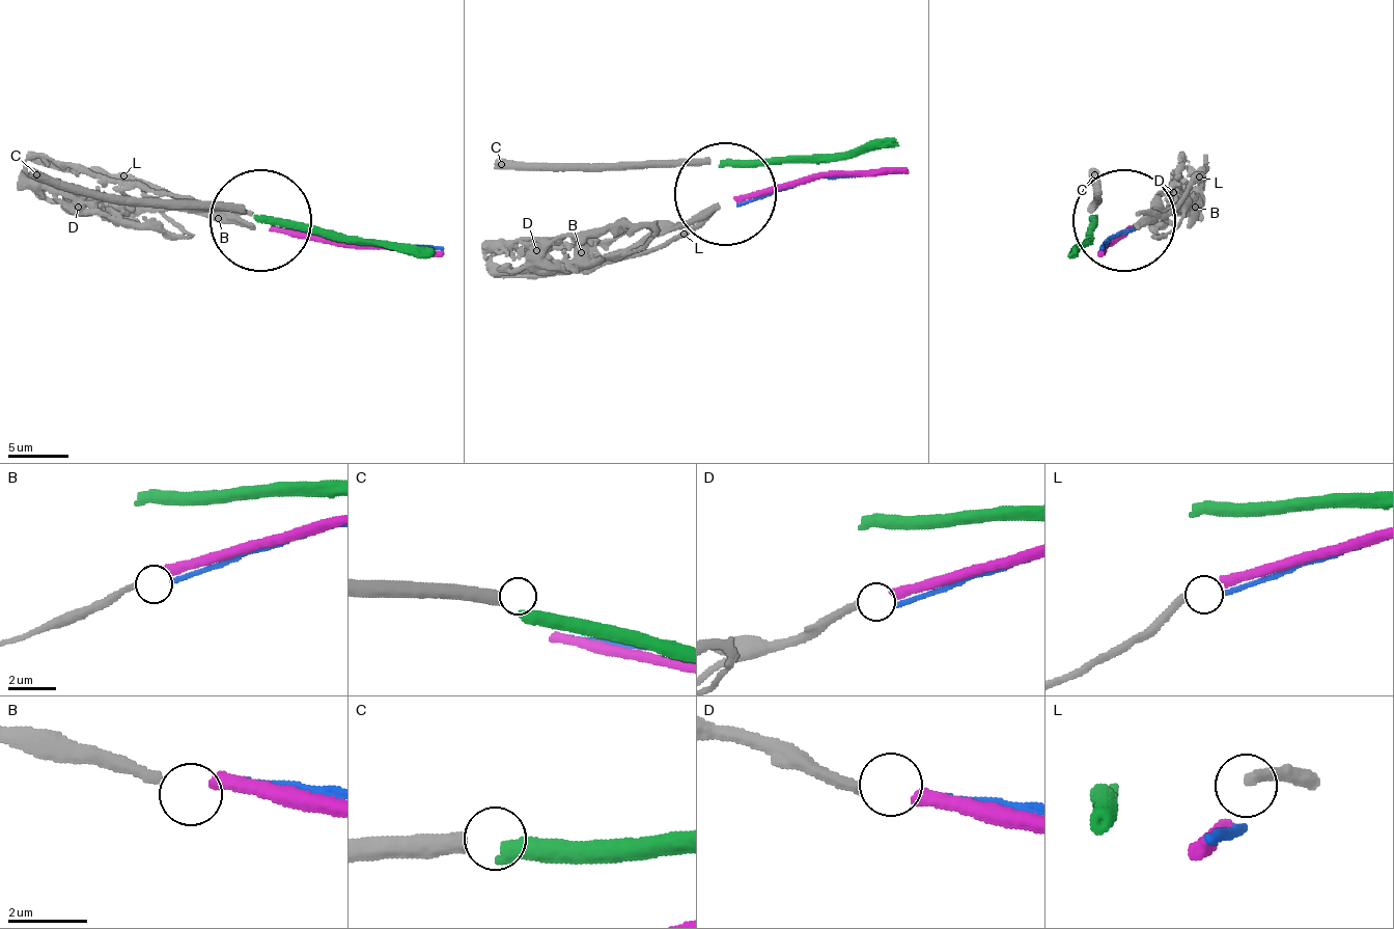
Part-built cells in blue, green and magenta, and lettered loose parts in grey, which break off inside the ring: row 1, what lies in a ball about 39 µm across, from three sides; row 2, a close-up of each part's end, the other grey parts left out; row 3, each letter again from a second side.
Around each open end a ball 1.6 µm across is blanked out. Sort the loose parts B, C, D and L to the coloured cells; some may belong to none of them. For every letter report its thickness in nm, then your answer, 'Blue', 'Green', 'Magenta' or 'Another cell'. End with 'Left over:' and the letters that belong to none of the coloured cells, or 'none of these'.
B: Thickness 260 nm. Another cell
C: Thickness 460 nm. Another cell
D: Thickness 300 nm. Magenta
L: Thickness 320 nm. Another cell
Left over: B, C, L

